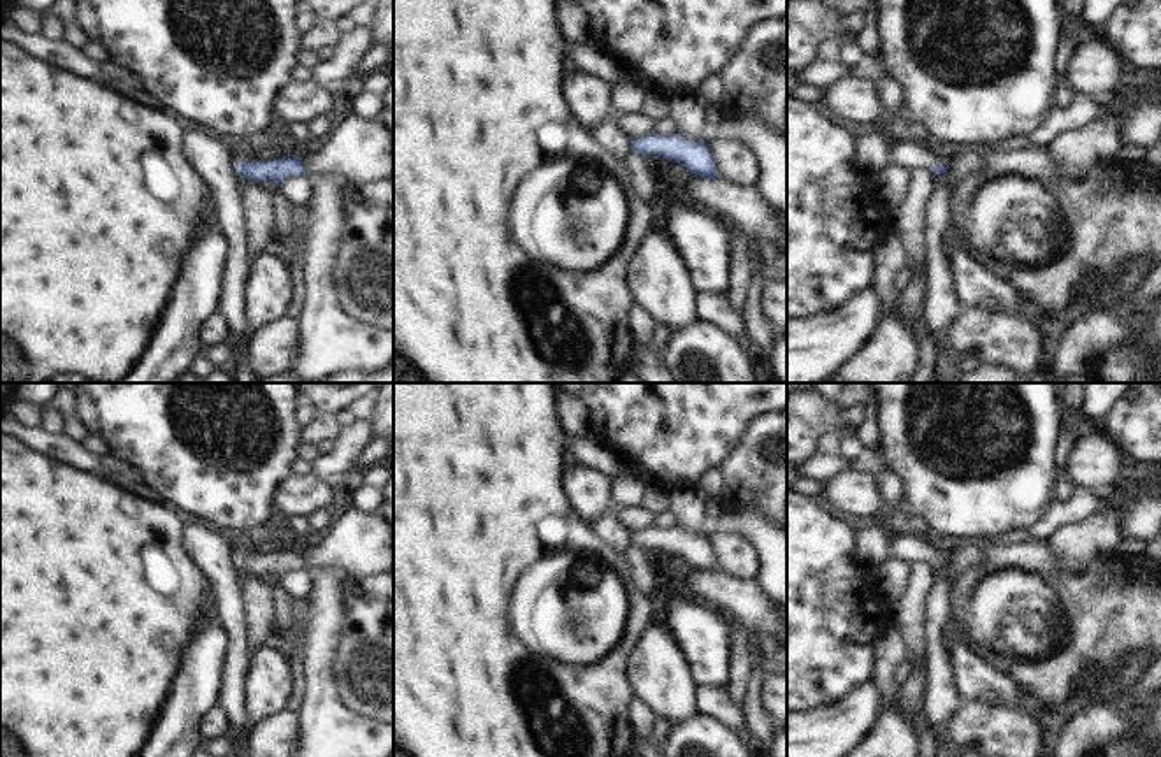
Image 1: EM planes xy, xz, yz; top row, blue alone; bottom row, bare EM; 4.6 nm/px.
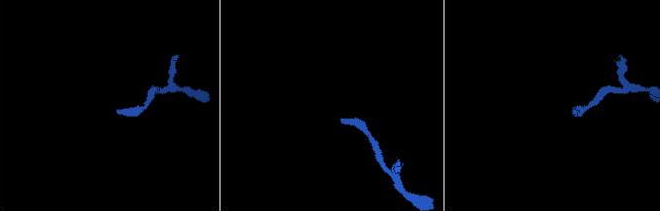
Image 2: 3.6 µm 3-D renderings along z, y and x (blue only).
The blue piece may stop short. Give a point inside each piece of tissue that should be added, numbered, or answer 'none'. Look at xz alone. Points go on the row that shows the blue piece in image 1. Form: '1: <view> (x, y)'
none

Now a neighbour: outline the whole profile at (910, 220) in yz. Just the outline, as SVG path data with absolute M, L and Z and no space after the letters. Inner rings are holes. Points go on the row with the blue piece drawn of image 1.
M917 167L910 170L910 191L905 202L892 213L892 232L899 237L908 267L915 272L913 281L899 293L901 320L915 325L926 318L927 299L927 202L934 191L936 176L931 169Z

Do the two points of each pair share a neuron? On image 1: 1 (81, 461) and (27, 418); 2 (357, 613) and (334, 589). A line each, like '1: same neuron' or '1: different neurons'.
1: different neurons
2: different neurons

